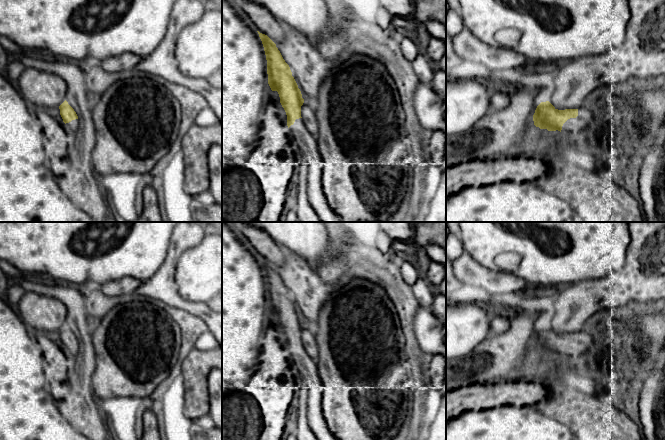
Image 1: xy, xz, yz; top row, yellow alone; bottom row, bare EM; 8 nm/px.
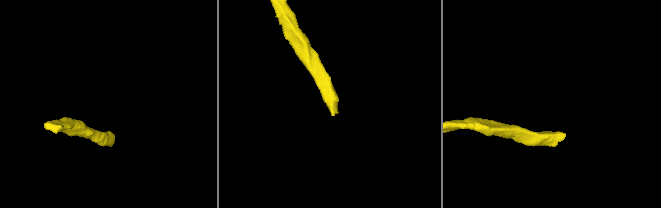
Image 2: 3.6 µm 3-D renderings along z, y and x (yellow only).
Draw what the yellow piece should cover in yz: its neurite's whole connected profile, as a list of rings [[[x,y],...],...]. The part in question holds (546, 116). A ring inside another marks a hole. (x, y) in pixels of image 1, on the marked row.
[[[549,101],[541,102],[533,115],[534,125],[548,131],[560,131],[575,135],[579,130],[595,125],[597,111],[587,103],[578,109],[556,109]]]

